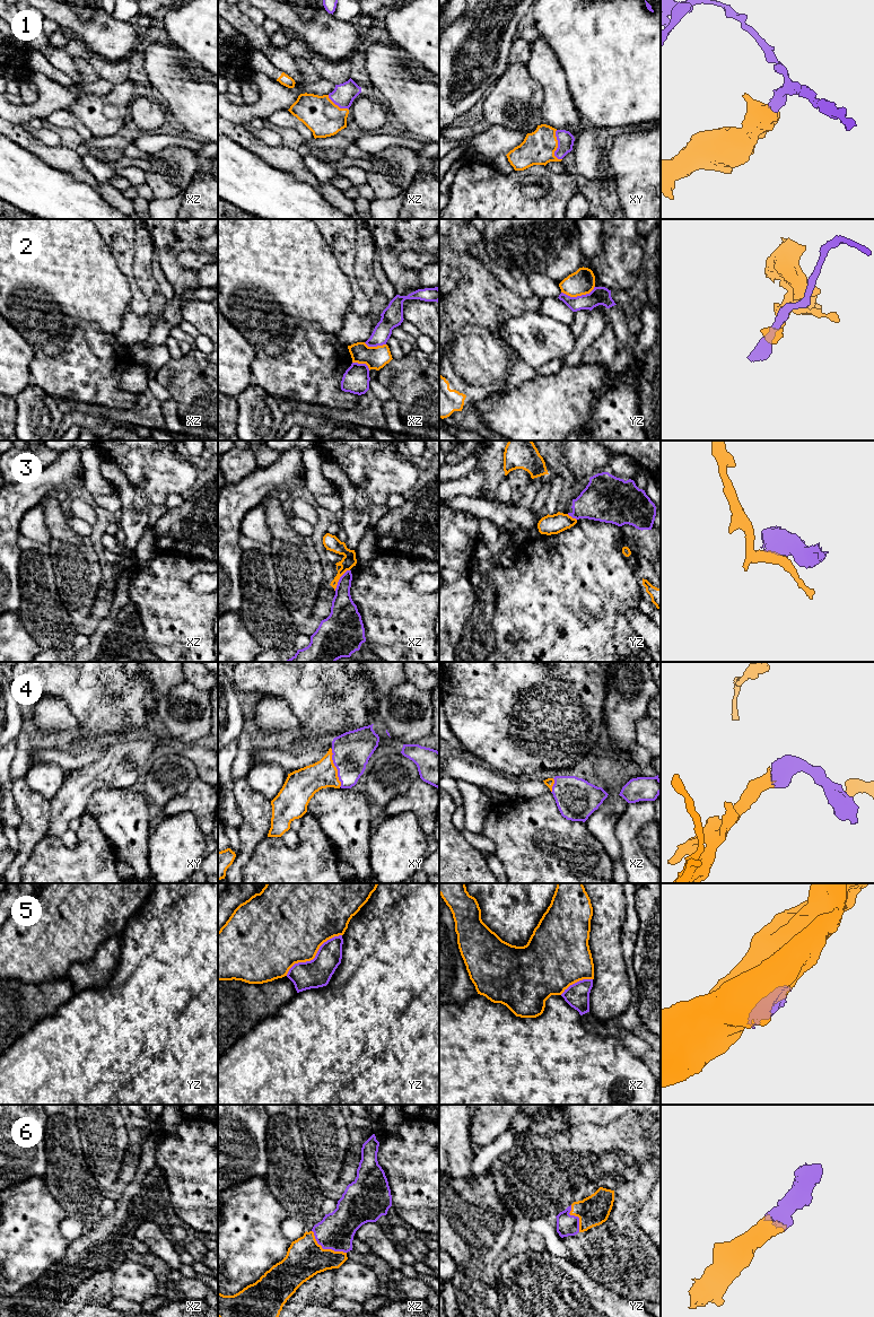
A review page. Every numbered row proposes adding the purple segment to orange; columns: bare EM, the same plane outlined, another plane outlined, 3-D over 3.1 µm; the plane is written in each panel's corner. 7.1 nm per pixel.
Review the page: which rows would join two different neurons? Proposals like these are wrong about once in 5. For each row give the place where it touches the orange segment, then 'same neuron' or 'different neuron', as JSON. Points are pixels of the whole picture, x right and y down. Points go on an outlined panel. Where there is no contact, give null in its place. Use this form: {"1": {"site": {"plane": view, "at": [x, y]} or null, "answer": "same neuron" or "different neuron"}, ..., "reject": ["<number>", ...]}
{"1": {"site": {"plane": "xy", "at": [557, 146]}, "answer": "same neuron"}, "2": {"site": {"plane": "yz", "at": [578, 295]}, "answer": "different neuron"}, "3": {"site": {"plane": "xz", "at": [339, 578]}, "answer": "different neuron"}, "4": {"site": {"plane": "xy", "at": [335, 768]}, "answer": "same neuron"}, "5": {"site": {"plane": "yz", "at": [314, 957]}, "answer": "different neuron"}, "6": {"site": {"plane": "xz", "at": [325, 1249]}, "answer": "same neuron"}, "reject": ["2", "3", "5"]}

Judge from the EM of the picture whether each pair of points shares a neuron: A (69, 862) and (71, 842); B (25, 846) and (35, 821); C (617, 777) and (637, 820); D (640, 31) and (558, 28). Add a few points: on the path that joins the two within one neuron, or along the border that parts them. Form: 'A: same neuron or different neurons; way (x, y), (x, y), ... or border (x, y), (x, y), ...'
A: different neurons; border (59, 837), (68, 847), (77, 845)
B: same neuron; way (27, 840), (33, 827)
C: different neurons; border (628, 803), (615, 827)
D: same neuron; way (620, 35), (595, 35), (588, 28), (578, 28)

